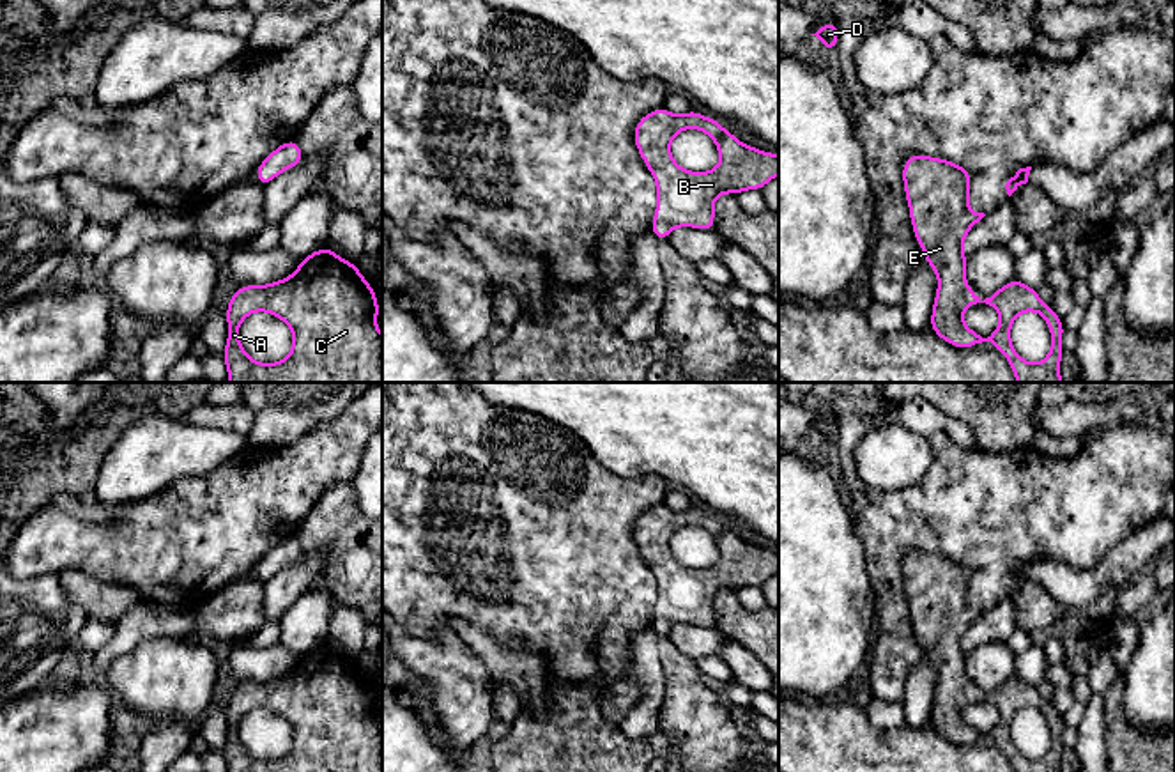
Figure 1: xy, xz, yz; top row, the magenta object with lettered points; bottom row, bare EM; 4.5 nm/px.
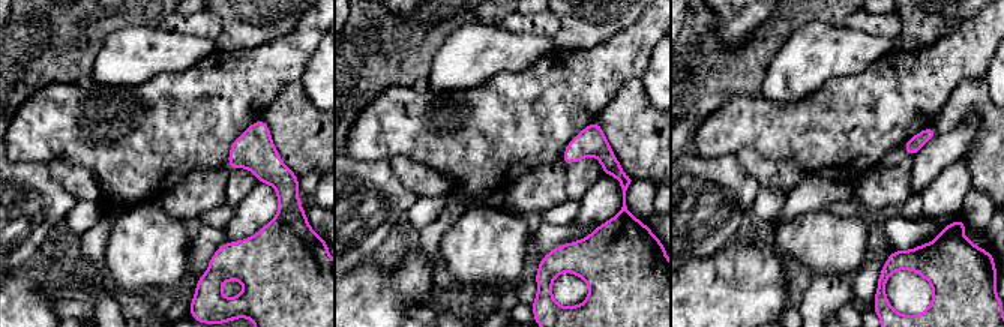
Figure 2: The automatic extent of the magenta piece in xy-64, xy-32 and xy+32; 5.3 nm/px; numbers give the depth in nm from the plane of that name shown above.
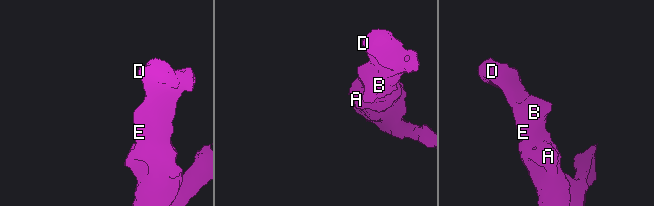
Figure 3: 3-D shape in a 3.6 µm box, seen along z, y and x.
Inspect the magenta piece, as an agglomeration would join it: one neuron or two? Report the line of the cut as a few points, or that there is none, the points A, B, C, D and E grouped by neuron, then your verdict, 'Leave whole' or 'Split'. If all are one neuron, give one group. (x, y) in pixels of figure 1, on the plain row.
No split. Groups: A B C D E. Leave whole

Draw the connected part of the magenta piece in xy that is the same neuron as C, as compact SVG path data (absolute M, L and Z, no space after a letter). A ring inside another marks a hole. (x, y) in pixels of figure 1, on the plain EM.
M327 643L301 655L287 675L267 682L242 682L227 701L227 744L221 749L228 772L382 772L382 731L377 724L375 685L354 659ZM253 708L267 708L292 726L292 747L276 760L258 760L239 738L241 719Z

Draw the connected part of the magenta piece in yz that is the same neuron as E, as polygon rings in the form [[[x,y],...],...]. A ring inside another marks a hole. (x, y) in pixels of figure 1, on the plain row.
[[[911,551],[902,561],[902,581],[906,598],[910,602],[913,630],[925,652],[927,662],[938,671],[938,687],[929,724],[943,738],[957,745],[970,745],[982,738],[989,738],[1007,754],[1014,772],[1060,772],[1060,760],[1064,751],[1062,733],[1065,724],[1053,703],[1041,698],[1037,685],[1032,685],[1021,676],[1012,675],[993,692],[982,698],[966,680],[968,653],[963,650],[963,636],[968,632],[970,625],[986,613],[984,609],[970,607],[970,577],[971,570],[950,556]],[[977,699],[995,703],[1000,712],[998,724],[987,735],[982,735],[963,719],[963,708]],[[1023,708],[1041,710],[1049,724],[1051,742],[1046,756],[1041,760],[1025,758],[1012,742],[1010,724],[1016,714]]]

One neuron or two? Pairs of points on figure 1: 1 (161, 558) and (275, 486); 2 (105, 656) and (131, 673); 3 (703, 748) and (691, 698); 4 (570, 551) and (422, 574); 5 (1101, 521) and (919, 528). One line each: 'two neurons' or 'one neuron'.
1: one neuron
2: two neurons
3: one neuron
4: one neuron
5: one neuron

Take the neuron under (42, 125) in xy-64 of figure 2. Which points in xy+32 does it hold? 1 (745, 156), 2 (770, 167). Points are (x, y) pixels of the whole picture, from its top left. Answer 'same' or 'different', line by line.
1: different
2: different

